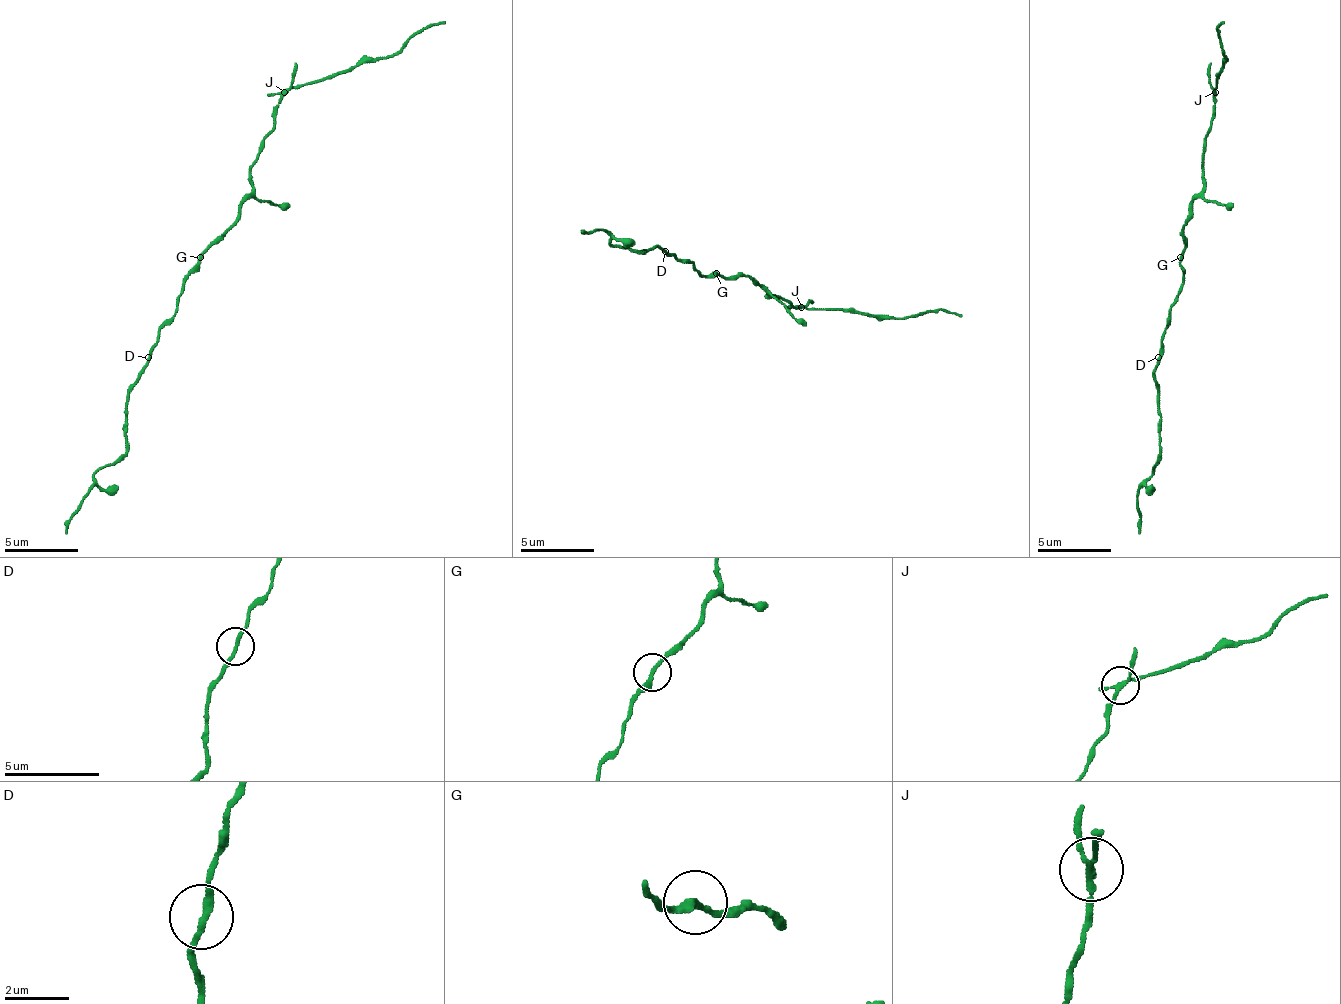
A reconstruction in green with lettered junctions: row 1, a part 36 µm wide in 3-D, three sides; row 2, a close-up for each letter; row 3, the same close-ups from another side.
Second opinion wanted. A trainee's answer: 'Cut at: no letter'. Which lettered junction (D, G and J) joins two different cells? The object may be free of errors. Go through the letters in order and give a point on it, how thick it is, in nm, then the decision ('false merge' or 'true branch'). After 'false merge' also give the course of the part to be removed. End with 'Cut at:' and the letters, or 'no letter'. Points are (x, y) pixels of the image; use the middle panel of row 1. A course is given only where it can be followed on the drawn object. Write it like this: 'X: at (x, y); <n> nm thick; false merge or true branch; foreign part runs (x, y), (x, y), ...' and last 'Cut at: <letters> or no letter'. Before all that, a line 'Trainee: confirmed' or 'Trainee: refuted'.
Trainee: refuted
D: at (665, 251); 200 nm thick; true branch
G: at (716, 273); 190 nm thick; true branch
J: at (801, 307); 170 nm thick; false merge; foreign part runs (801, 306), (909, 317), (935, 310), (960, 317)
Cut at: J

